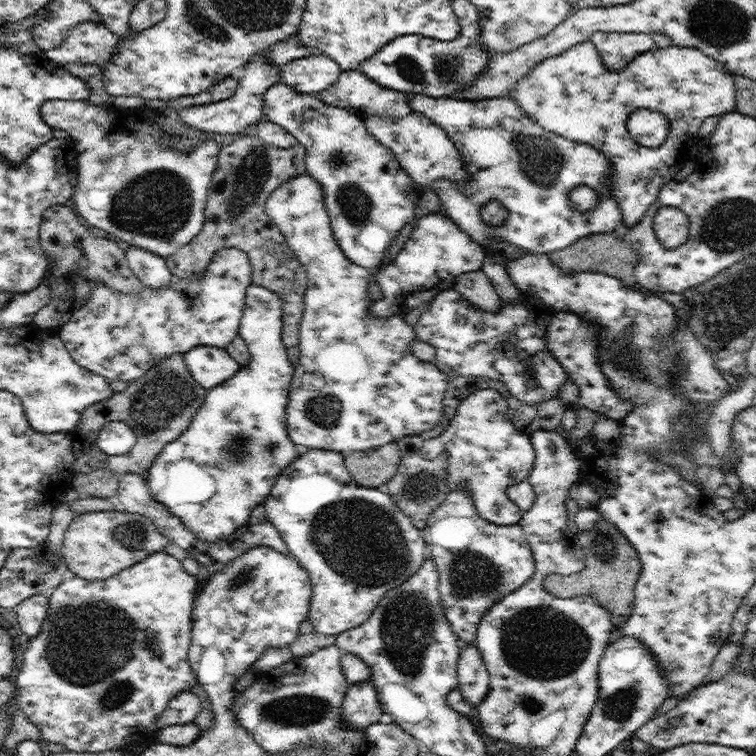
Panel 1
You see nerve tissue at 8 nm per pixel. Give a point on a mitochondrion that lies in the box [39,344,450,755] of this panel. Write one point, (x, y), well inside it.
(362, 541)

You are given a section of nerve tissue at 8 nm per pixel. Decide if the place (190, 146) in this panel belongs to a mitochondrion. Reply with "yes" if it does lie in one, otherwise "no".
no

